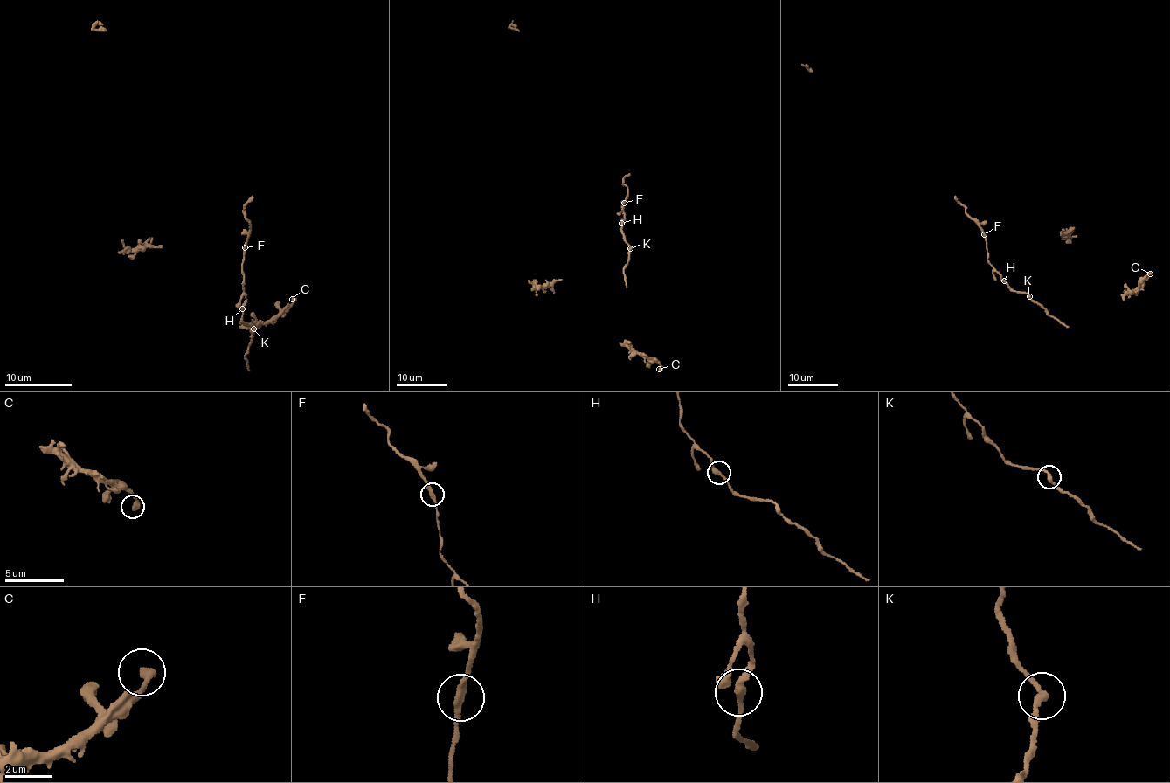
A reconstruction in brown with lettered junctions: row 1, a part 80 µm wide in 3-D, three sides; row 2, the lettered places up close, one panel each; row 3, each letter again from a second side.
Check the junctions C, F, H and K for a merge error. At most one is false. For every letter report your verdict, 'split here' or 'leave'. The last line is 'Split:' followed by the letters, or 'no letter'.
C: leave
F: split here
H: leave
K: leave
Split: F

